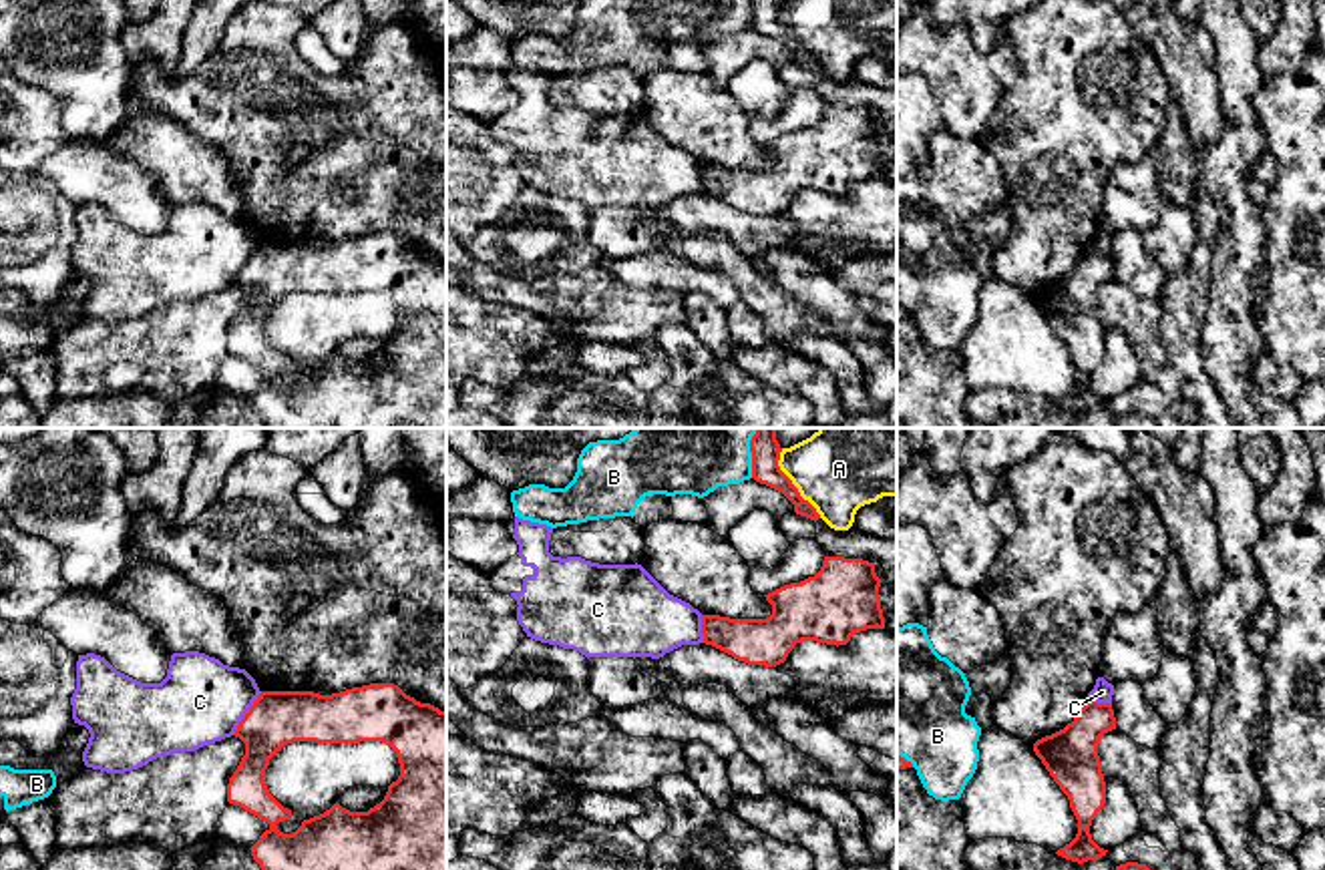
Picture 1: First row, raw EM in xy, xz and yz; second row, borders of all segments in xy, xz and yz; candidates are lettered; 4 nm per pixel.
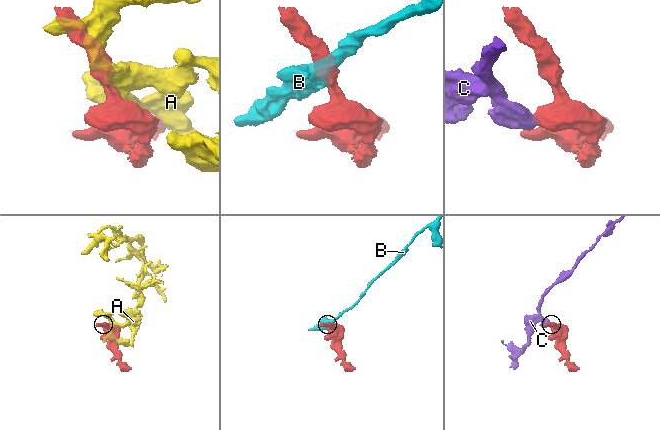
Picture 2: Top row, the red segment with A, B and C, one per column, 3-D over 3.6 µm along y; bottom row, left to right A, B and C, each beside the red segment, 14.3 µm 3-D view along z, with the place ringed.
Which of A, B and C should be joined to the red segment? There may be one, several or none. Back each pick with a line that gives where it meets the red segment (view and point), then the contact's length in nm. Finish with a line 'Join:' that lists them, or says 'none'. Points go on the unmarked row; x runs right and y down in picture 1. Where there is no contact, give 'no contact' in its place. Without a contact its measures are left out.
Join: none

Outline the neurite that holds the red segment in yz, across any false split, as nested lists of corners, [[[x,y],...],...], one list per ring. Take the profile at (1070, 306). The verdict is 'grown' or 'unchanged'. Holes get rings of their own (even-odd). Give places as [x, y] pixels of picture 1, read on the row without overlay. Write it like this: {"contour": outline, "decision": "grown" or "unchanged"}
{"contour": [[[1088,251],[1072,273],[1033,293],[1035,305],[1068,346],[1078,370],[1076,388],[1056,404],[1078,414],[1098,410],[1108,402],[1092,390],[1090,376],[1106,354],[1098,293],[1112,279],[1116,279],[1112,253]]], "decision": "unchanged"}

